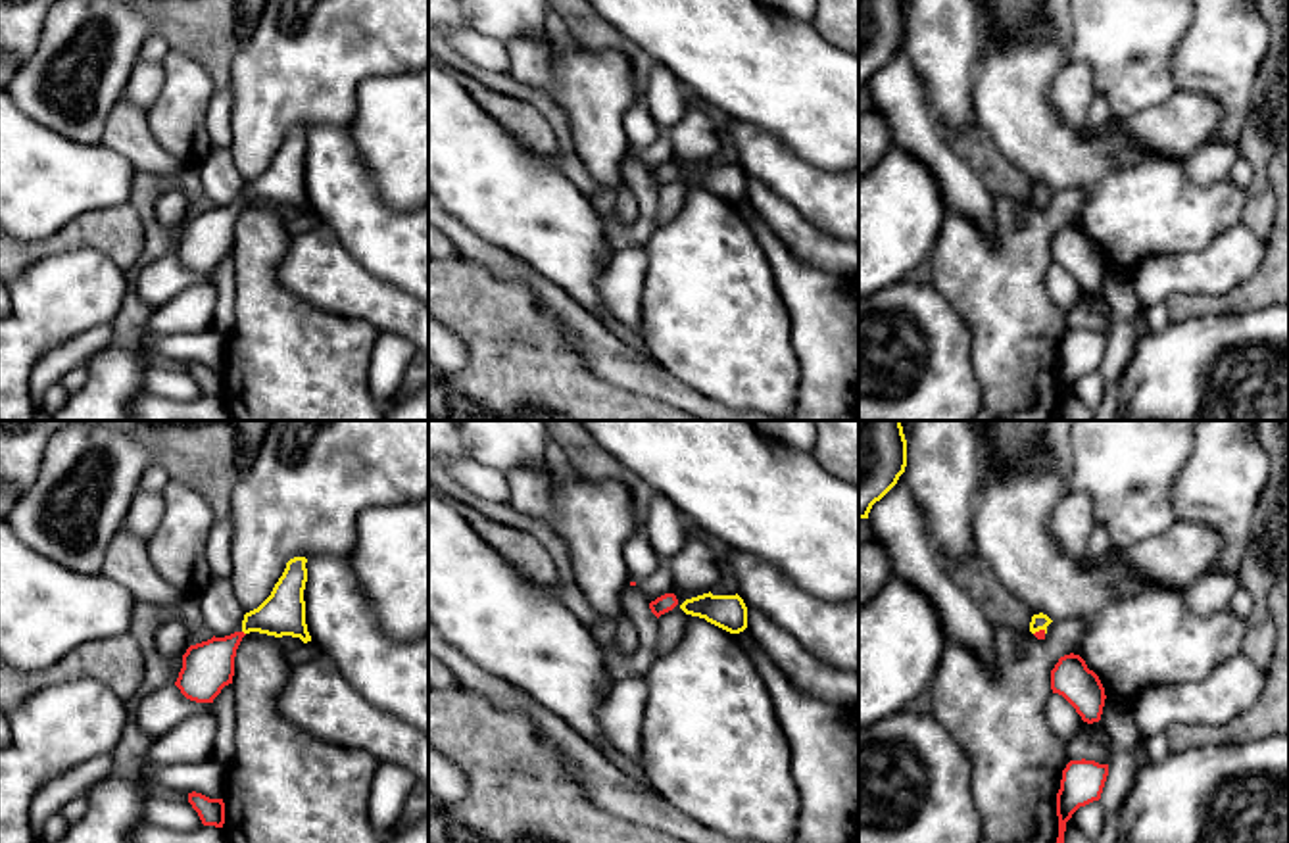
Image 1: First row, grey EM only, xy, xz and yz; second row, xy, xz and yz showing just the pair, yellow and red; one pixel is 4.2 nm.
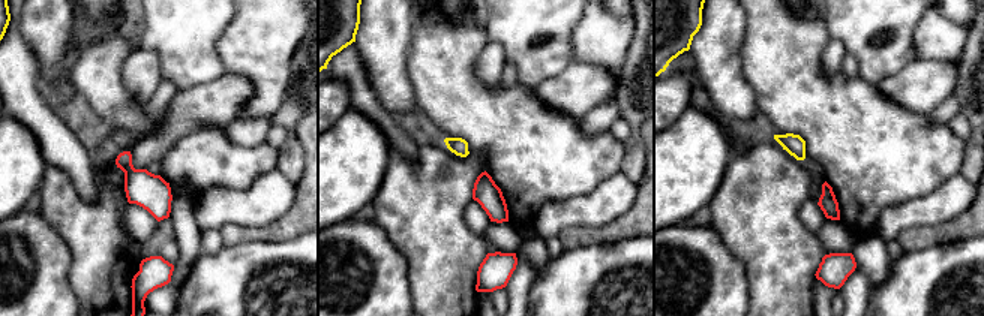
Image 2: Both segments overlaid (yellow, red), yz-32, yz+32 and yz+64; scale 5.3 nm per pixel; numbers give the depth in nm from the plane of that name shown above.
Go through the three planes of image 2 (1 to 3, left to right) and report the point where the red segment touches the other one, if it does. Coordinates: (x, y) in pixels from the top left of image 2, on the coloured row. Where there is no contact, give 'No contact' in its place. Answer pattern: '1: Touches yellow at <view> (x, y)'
1: No contact
2: No contact
3: No contact

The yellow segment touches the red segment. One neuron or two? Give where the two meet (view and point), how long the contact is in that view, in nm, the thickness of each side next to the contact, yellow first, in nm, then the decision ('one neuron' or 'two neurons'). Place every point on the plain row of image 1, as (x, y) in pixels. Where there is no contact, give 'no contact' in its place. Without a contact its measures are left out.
meets yellow in yz at (1040, 198); contact 60 nm long; 70 nm thick on the yellow side, 40 nm on the other; one neuron

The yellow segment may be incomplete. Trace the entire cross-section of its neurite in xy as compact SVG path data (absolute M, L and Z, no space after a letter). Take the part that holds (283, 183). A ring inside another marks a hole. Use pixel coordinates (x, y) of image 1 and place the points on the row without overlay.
M294 127L286 132L271 165L257 179L244 184L244 204L259 202L275 207L300 207L304 213L311 211L304 171L307 152L305 132L305 127Z

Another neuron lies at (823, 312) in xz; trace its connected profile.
M743 200L778 292L790 311L790 340L799 363L795 411L788 421L857 417L859 301L853 280L799 261Z

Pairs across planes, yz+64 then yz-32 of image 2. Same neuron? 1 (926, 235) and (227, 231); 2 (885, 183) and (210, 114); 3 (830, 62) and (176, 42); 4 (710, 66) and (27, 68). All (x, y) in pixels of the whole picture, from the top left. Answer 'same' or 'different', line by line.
1: same
2: different
3: different
4: different

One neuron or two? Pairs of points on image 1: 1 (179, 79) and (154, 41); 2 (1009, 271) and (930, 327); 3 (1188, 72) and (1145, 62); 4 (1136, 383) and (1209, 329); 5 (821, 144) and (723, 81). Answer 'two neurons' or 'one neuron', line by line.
1: two neurons
2: two neurons
3: two neurons
4: one neuron
5: one neuron

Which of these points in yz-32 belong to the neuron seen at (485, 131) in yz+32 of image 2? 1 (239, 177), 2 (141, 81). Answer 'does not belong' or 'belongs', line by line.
1: belongs
2: does not belong

